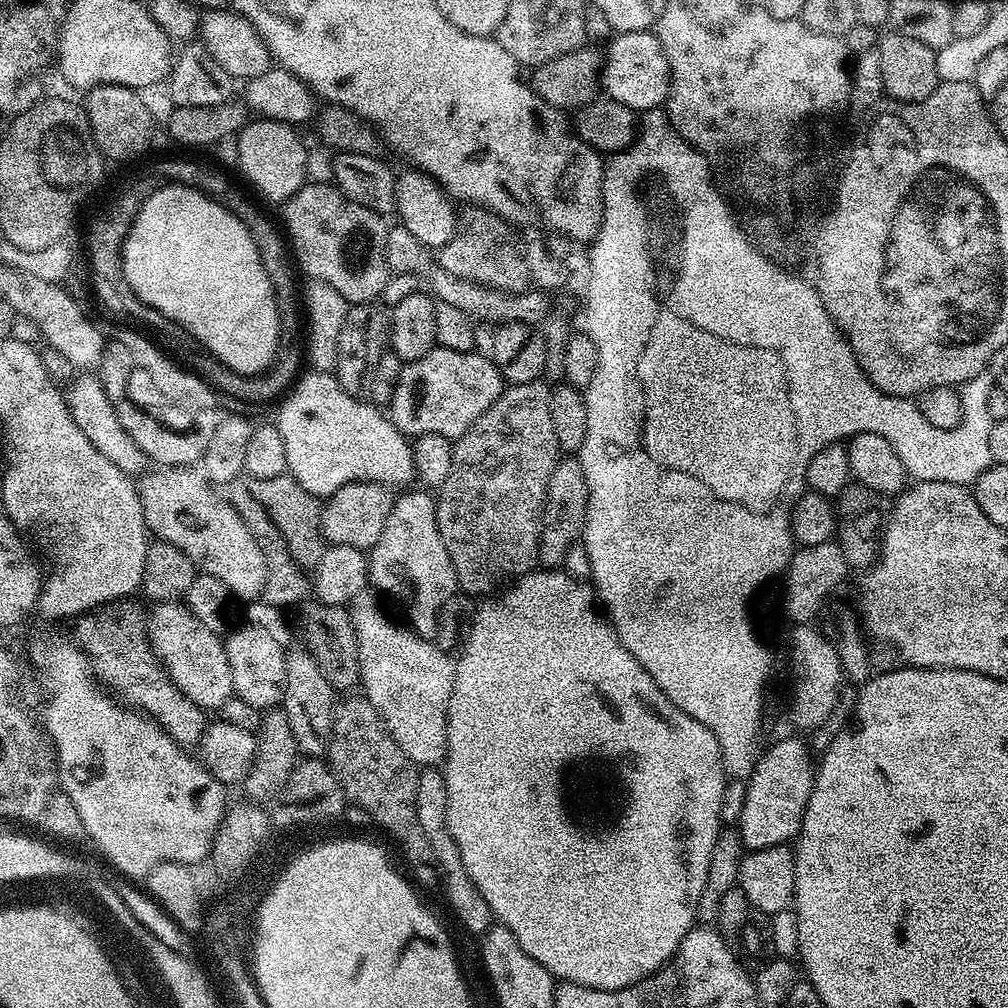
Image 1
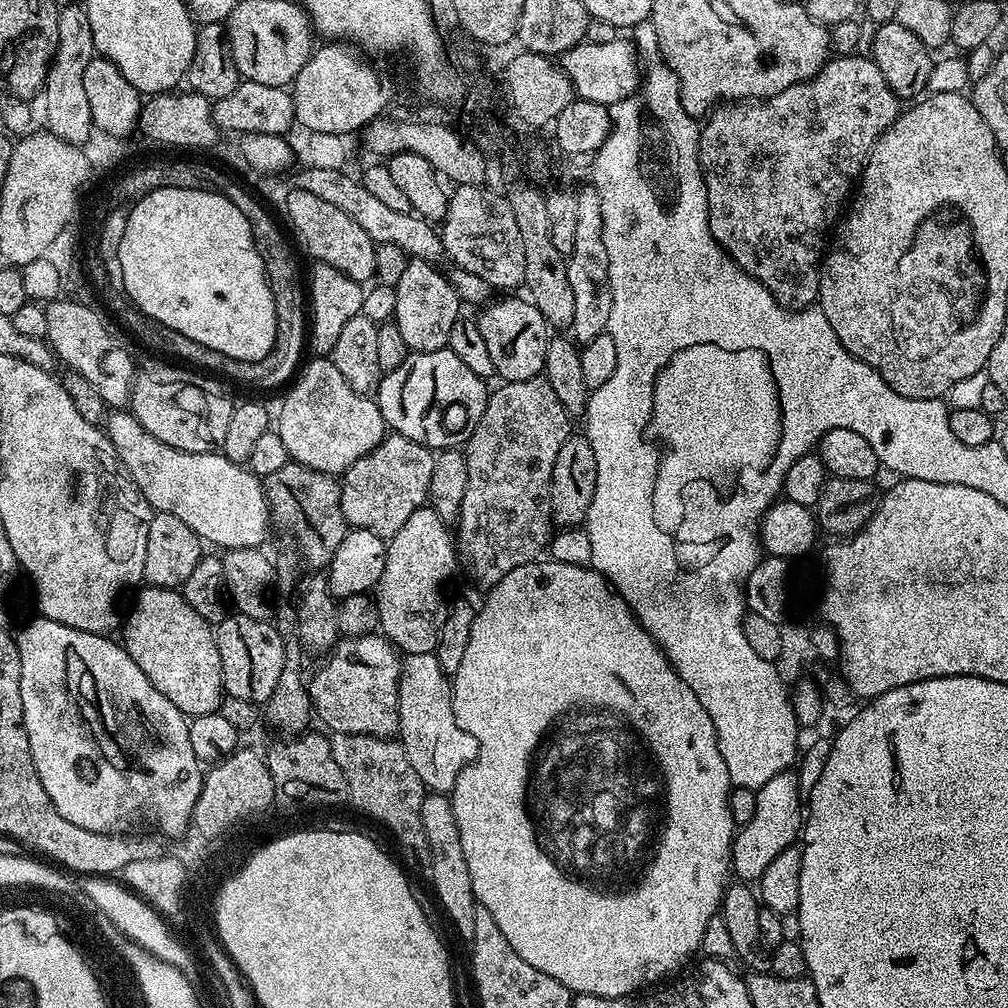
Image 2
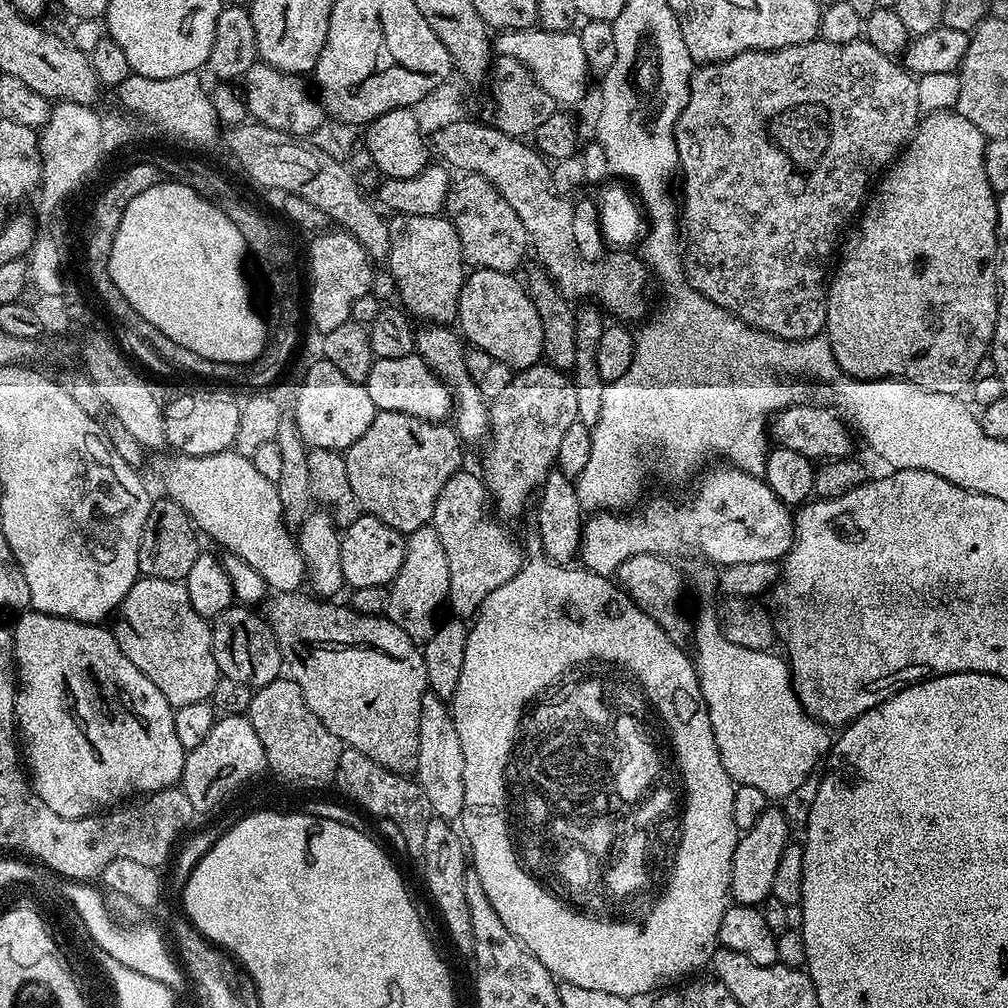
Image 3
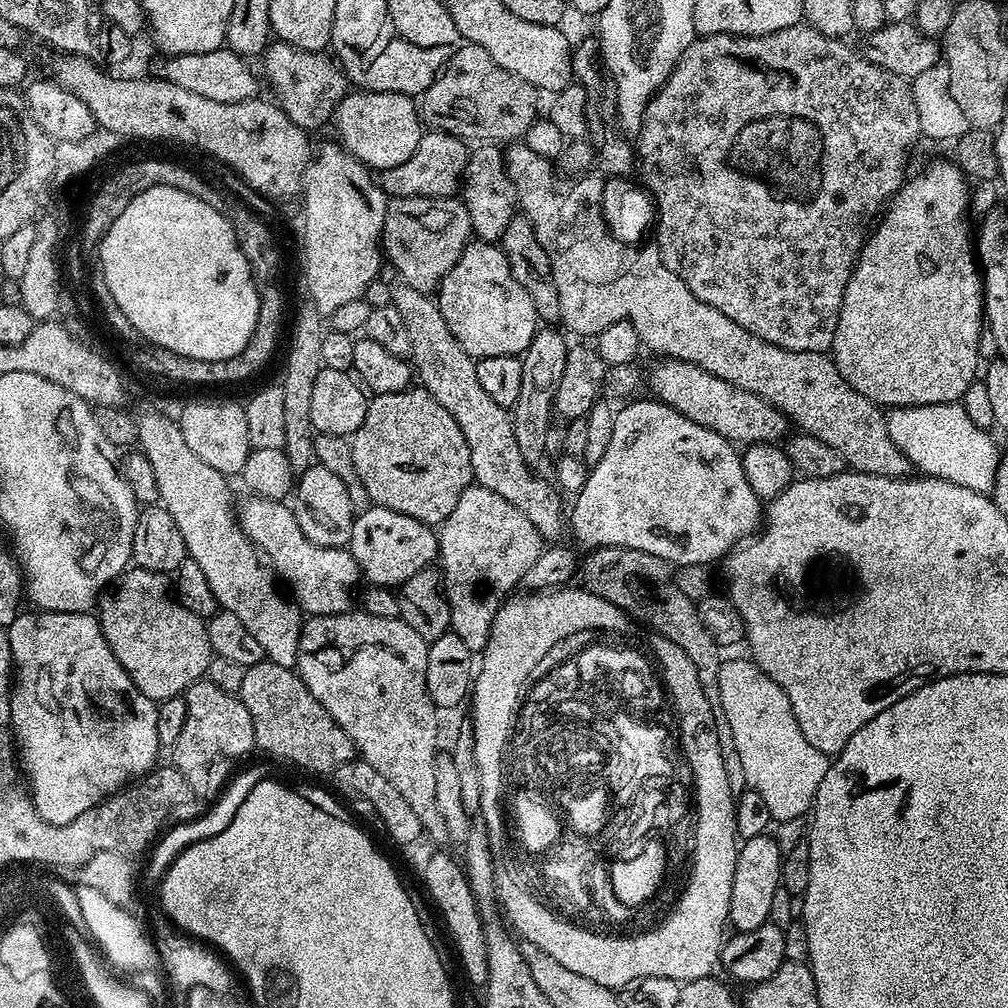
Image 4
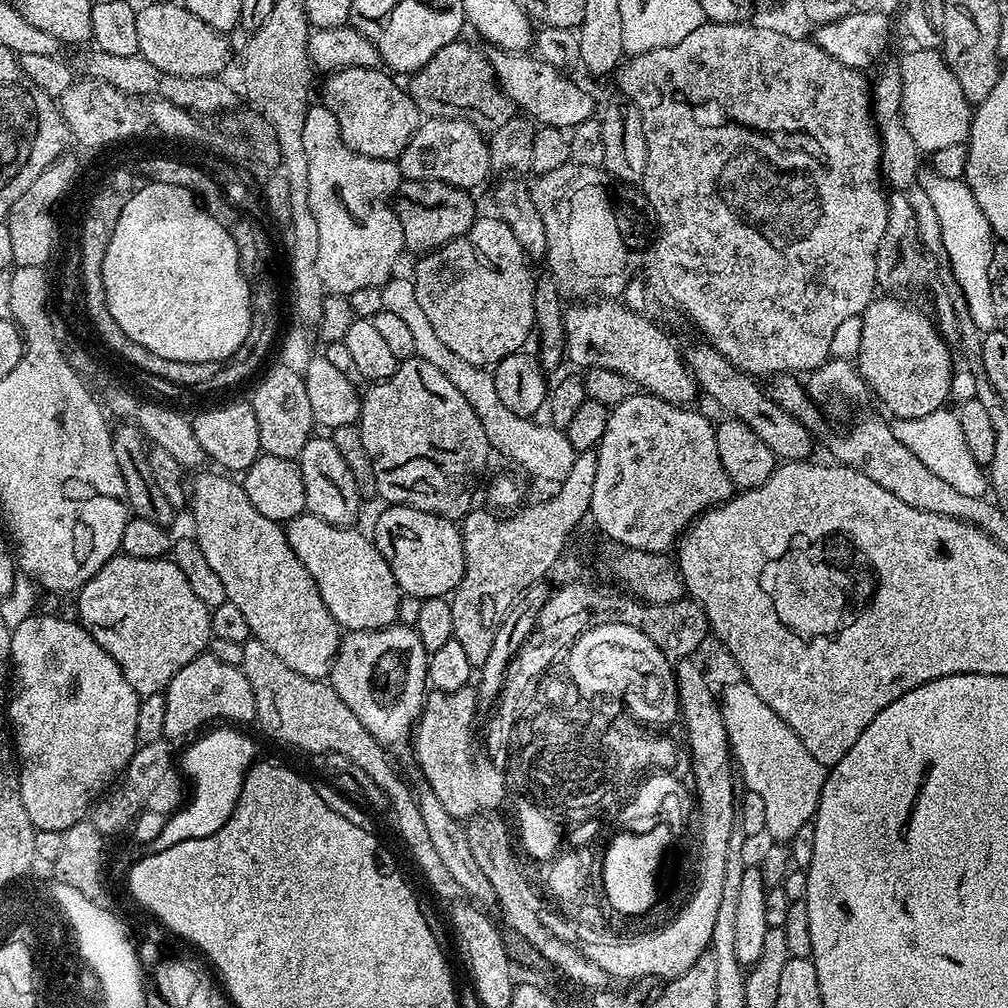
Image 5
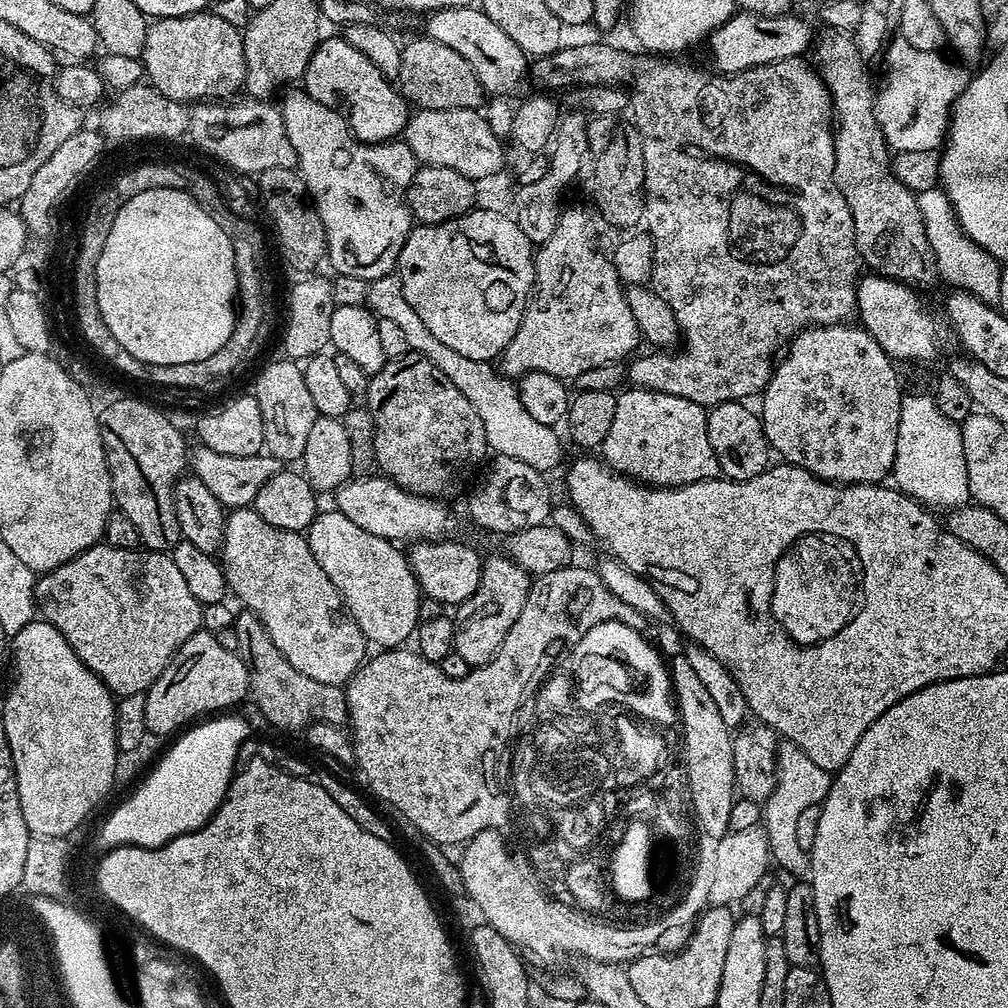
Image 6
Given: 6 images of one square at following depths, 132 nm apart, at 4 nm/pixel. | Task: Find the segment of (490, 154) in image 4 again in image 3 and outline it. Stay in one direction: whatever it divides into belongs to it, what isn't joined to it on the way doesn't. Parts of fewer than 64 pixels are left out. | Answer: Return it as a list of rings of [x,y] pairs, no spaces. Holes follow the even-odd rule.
[[[460,174],[453,179],[448,189],[446,215],[451,220],[454,230],[458,230],[458,242],[462,246],[465,261],[473,269],[485,268],[499,272],[517,271],[516,267],[524,260],[524,251],[529,251],[530,237],[522,218],[498,194],[498,190],[486,178],[471,174]]]

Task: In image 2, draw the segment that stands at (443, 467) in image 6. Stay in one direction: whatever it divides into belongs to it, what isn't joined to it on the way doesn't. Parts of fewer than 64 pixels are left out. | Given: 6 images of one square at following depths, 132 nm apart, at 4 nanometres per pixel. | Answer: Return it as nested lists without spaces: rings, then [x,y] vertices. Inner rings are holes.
[[[385,435],[377,448],[358,458],[358,462],[354,462],[342,474],[340,497],[346,522],[352,528],[370,530],[385,538],[398,534],[410,514],[425,507],[435,461],[433,449],[410,442],[410,438],[405,436]]]

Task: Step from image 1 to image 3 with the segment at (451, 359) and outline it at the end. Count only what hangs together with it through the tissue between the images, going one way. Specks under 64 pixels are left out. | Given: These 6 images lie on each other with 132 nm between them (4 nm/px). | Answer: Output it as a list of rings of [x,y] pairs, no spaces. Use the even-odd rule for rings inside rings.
[[[418,355],[406,358],[373,359],[366,381],[370,402],[382,412],[401,412],[414,418],[433,422],[444,422],[453,415],[454,397],[452,389],[437,378],[432,367]]]

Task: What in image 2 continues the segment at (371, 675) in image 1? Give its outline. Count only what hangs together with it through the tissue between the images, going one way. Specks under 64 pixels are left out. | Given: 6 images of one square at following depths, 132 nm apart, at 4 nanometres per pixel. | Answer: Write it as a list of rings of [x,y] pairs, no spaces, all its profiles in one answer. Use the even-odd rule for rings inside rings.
[[[433,653],[404,656],[398,686],[398,739],[404,745],[406,758],[425,789],[432,794],[450,794],[458,782],[458,774],[480,753],[480,743],[458,726],[452,709],[452,686],[449,673],[442,670]]]

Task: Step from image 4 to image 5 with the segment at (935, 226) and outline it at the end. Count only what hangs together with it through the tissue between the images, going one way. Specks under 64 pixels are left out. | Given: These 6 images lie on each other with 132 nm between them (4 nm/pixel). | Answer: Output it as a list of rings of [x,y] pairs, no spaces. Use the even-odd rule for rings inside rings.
[[[884,294],[879,298],[873,299],[872,303],[864,309],[862,319],[859,321],[860,324],[860,345],[856,348],[856,356],[854,355],[854,363],[860,370],[860,377],[864,379],[867,391],[873,392],[878,399],[884,403],[883,411],[885,413],[893,412],[891,415],[898,420],[909,420],[910,418],[926,418],[926,414],[934,414],[940,408],[945,407],[949,402],[948,395],[952,392],[952,352],[950,349],[949,341],[945,340],[940,335],[940,329],[933,317],[928,316],[920,308],[915,308],[912,304],[903,304],[903,299],[897,298],[892,294]]]

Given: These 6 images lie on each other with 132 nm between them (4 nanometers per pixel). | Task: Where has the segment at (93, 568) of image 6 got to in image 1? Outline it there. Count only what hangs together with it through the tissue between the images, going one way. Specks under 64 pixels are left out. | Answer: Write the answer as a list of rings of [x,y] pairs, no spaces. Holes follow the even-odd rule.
[[[180,602],[166,604],[153,603],[146,616],[148,641],[152,643],[156,659],[160,661],[168,677],[194,702],[205,710],[219,710],[230,699],[232,679],[230,678],[230,658],[226,658],[224,640],[221,633],[210,630]]]

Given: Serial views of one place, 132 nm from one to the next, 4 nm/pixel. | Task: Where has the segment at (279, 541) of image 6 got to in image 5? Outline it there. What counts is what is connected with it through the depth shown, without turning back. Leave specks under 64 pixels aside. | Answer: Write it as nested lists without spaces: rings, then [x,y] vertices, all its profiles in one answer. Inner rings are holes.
[[[216,470],[208,471],[197,471],[193,475],[196,477],[190,480],[192,524],[196,527],[194,538],[198,546],[202,546],[203,556],[210,561],[211,568],[217,572],[222,587],[226,589],[227,603],[238,606],[254,639],[278,654],[278,658],[282,658],[290,670],[298,670],[298,674],[306,678],[324,680],[331,673],[336,659],[342,629],[330,610],[326,610],[326,602],[322,602],[318,586],[314,586],[314,578],[310,578],[310,570],[306,570],[306,566],[298,562],[298,554],[290,550],[284,528],[277,521],[262,518],[262,514],[254,510],[239,479]]]

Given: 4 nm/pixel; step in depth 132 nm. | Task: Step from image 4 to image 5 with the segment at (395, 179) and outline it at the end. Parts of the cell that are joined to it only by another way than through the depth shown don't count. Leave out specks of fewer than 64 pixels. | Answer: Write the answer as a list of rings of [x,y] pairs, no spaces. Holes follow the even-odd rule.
[[[421,119],[416,133],[410,138],[406,150],[398,157],[400,175],[406,180],[446,182],[455,188],[476,190],[490,176],[490,156],[485,133],[461,120]]]

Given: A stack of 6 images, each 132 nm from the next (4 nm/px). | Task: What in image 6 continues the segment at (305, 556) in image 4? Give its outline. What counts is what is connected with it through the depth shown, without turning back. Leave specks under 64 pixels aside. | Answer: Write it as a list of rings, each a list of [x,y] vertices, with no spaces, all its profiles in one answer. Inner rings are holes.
[[[335,510],[321,511],[314,518],[314,522],[306,530],[310,554],[318,561],[318,566],[326,570],[326,578],[334,582],[345,609],[352,621],[362,630],[364,639],[369,645],[380,650],[398,648],[407,645],[413,639],[414,633],[421,621],[420,602],[422,593],[416,575],[412,572],[412,566],[408,563],[408,557],[402,551],[399,552],[397,545],[386,538],[378,538],[378,534],[369,534],[350,522],[346,514]]]

